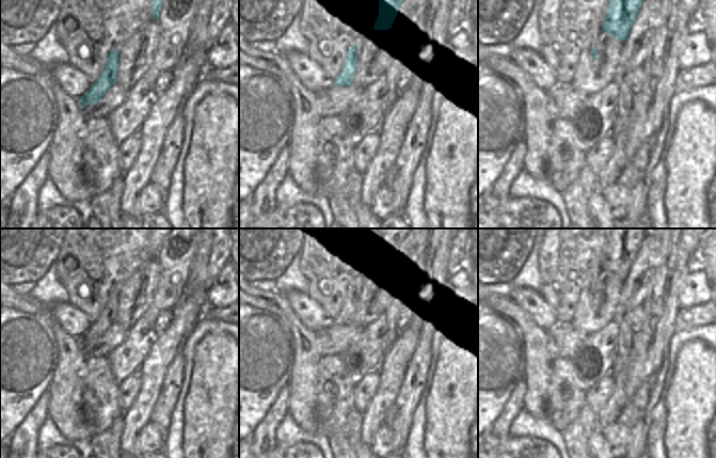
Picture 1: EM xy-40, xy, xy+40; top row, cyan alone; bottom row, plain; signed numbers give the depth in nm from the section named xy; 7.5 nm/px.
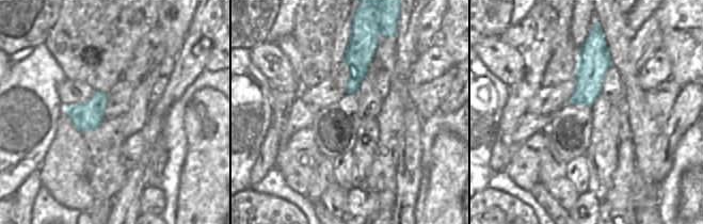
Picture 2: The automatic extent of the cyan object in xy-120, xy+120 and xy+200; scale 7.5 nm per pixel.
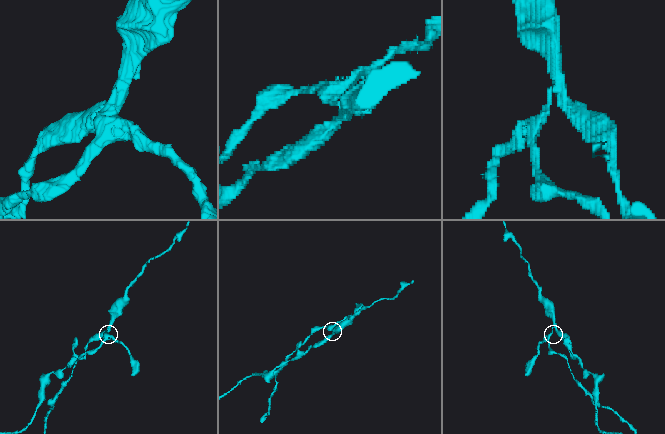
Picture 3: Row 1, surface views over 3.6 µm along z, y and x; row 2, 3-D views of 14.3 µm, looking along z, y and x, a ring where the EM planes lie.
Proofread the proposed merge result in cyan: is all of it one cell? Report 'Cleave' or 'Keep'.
Cleave

